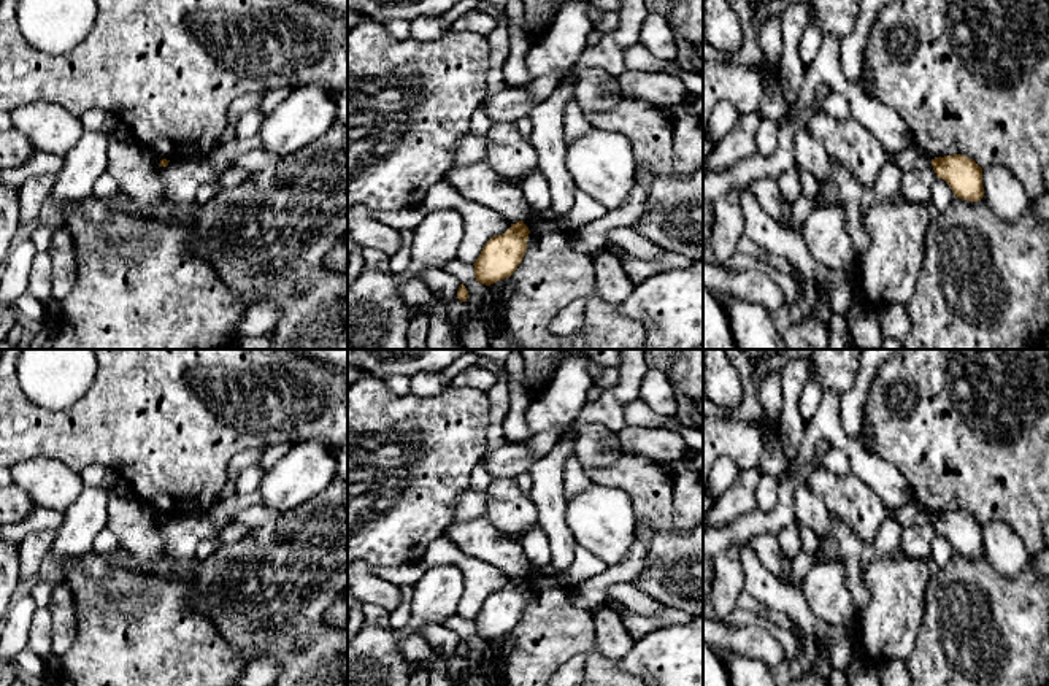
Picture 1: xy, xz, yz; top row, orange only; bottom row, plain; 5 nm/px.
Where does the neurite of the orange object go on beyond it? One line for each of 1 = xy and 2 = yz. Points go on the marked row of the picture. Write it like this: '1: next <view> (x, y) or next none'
1: next none
2: next none

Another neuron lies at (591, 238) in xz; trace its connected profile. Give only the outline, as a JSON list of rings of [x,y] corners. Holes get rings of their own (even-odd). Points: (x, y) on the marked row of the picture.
[[[644,172],[636,178],[628,200],[617,210],[608,211],[603,218],[586,224],[573,232],[574,248],[581,252],[597,256],[605,249],[608,233],[617,227],[633,227],[644,219],[644,203],[649,197],[652,173]]]

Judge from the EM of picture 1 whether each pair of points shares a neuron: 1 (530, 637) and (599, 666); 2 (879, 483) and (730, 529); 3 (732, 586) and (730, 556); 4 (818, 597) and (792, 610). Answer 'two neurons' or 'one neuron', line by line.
1: one neuron
2: one neuron
3: one neuron
4: two neurons

